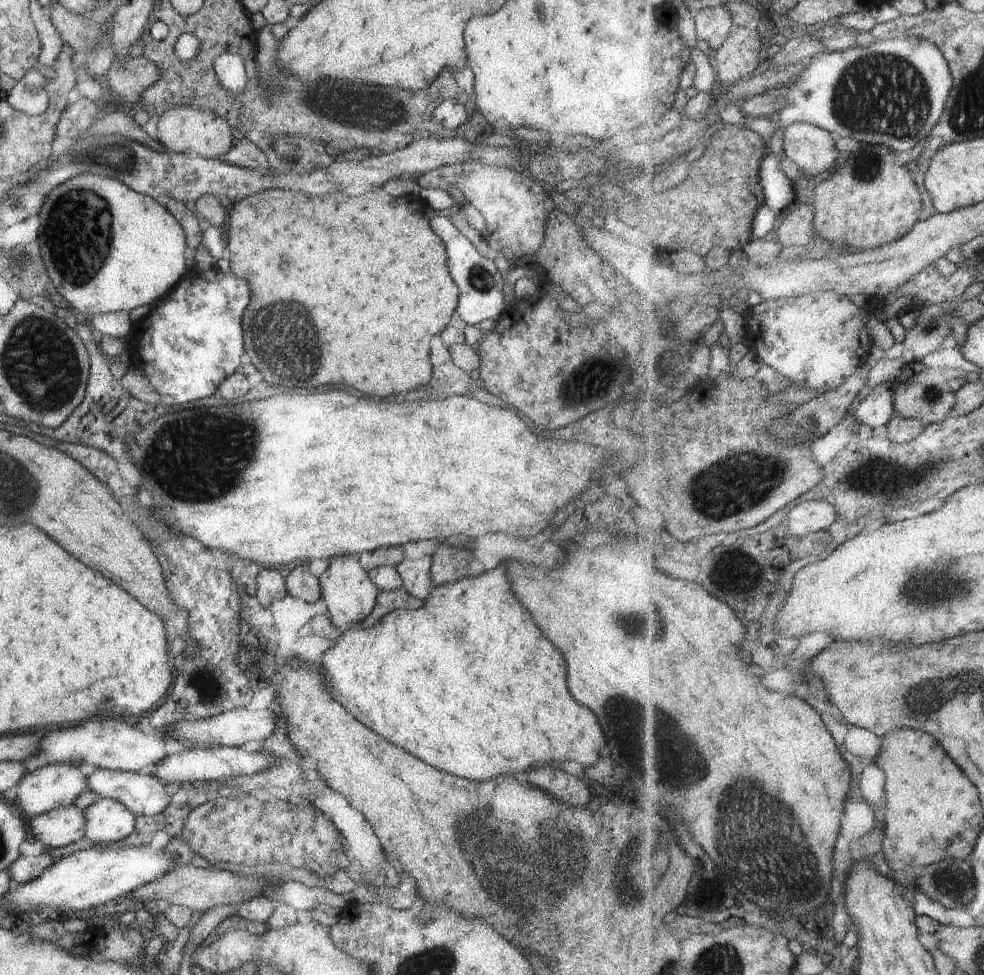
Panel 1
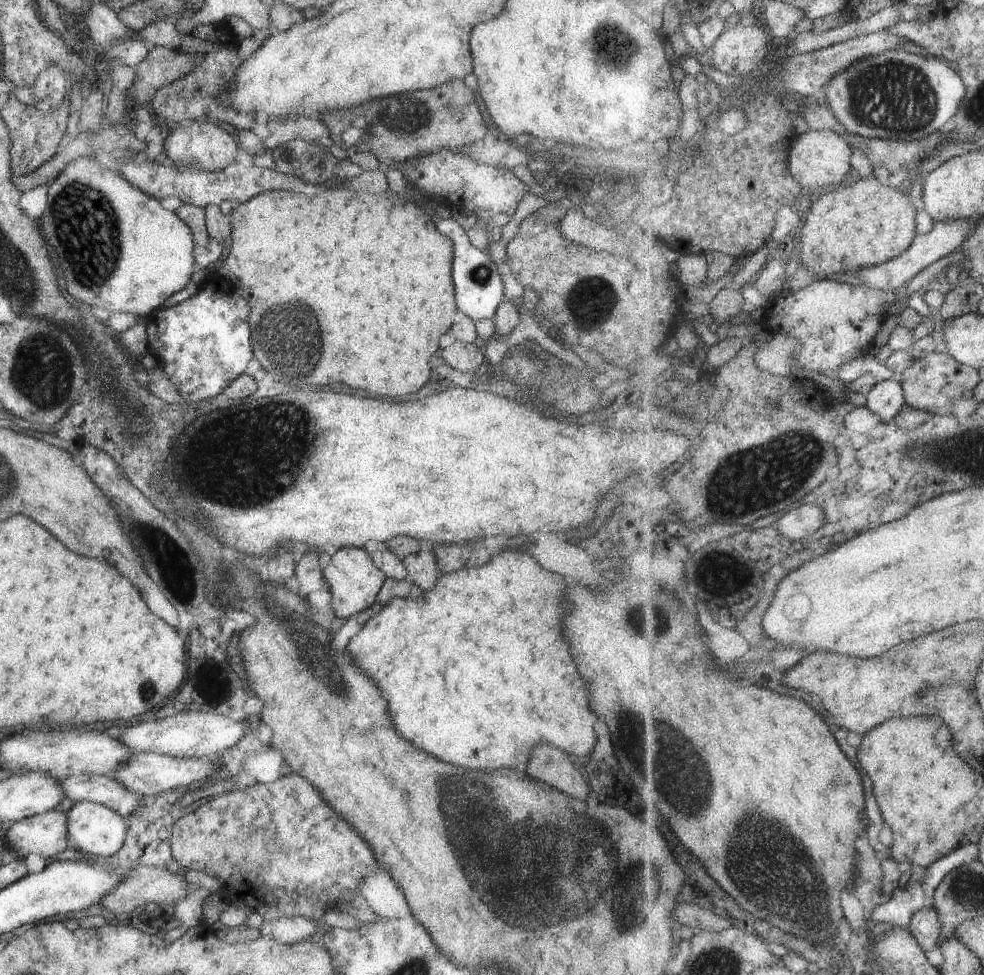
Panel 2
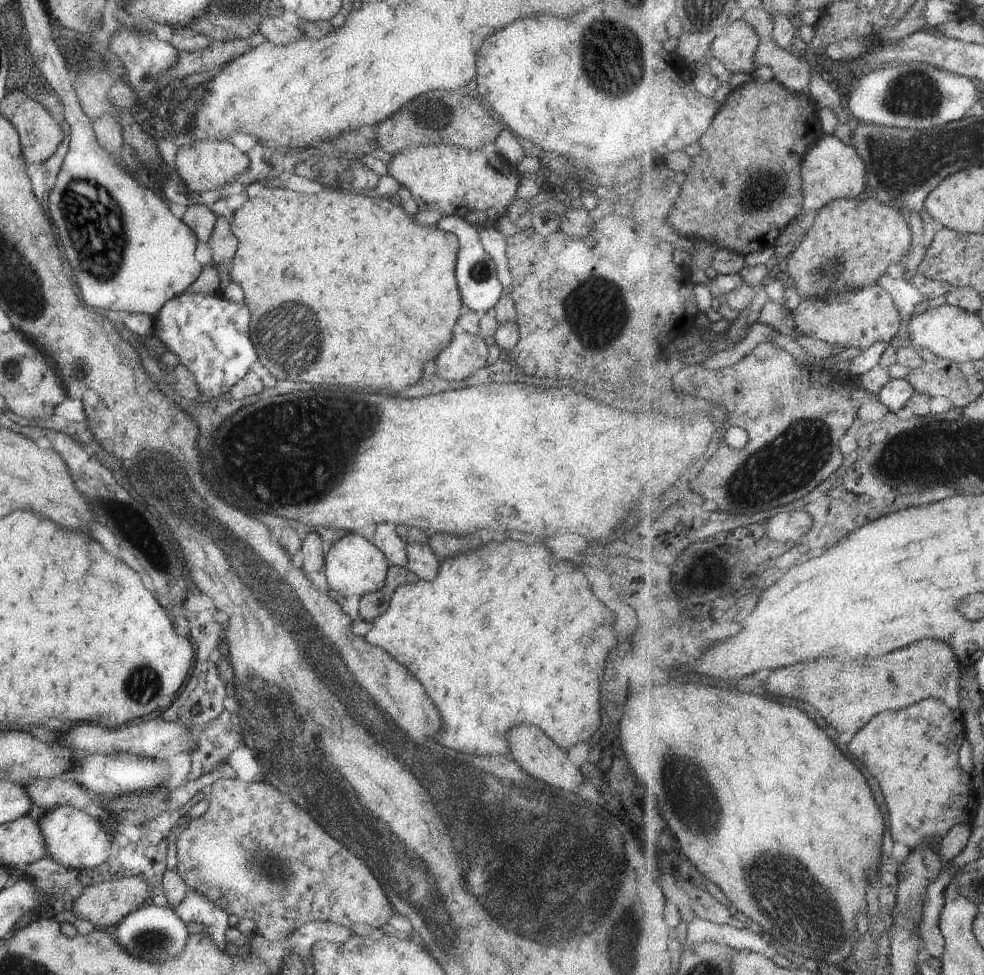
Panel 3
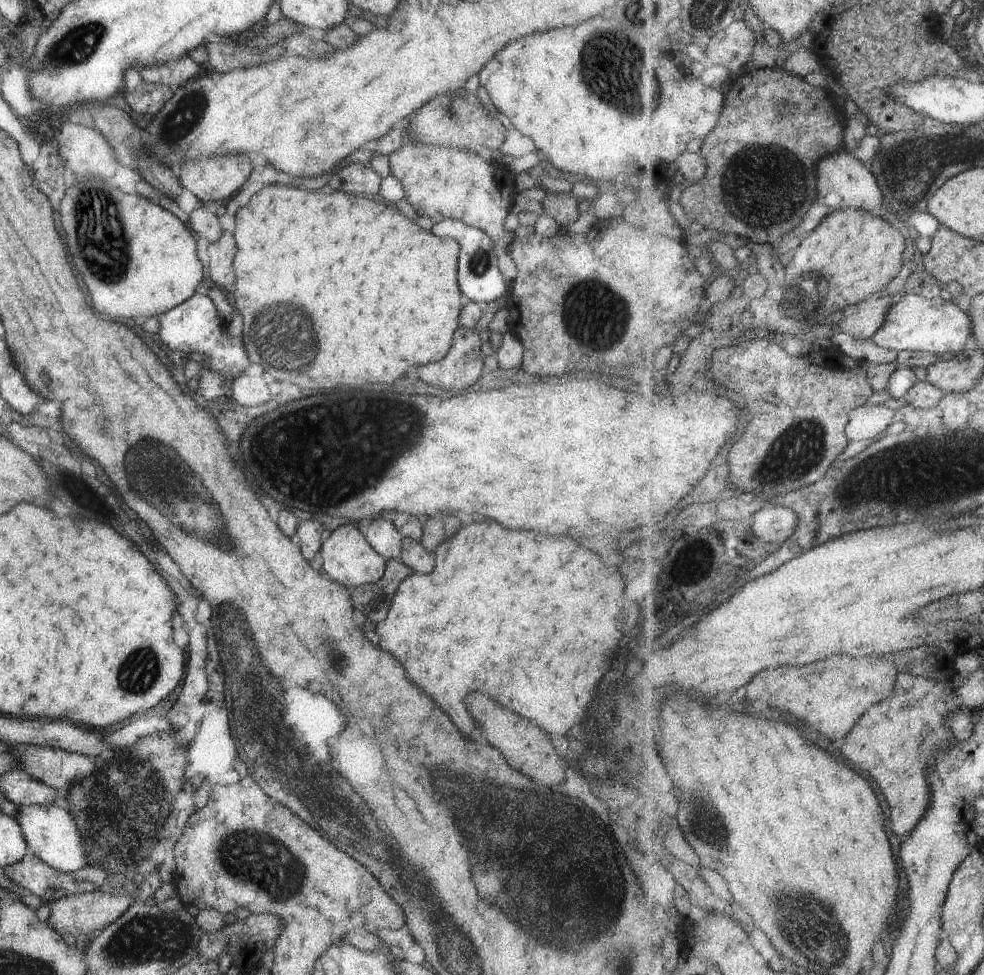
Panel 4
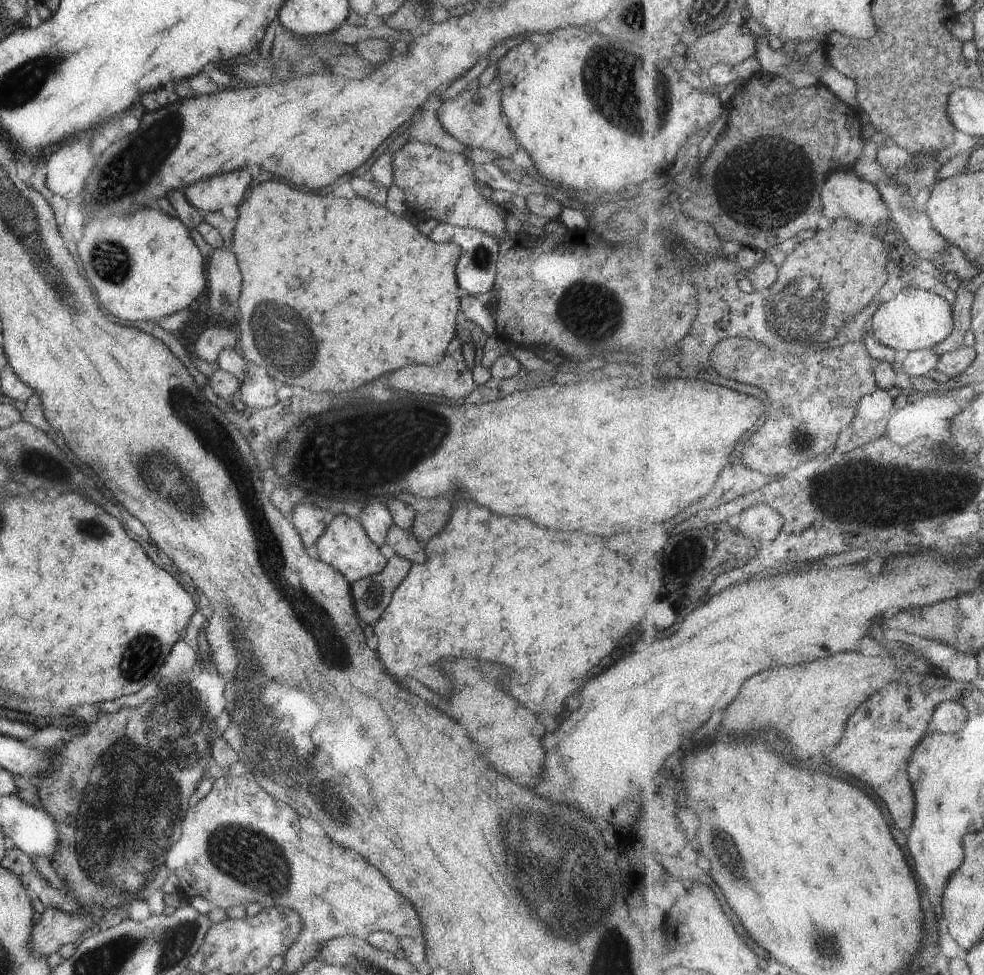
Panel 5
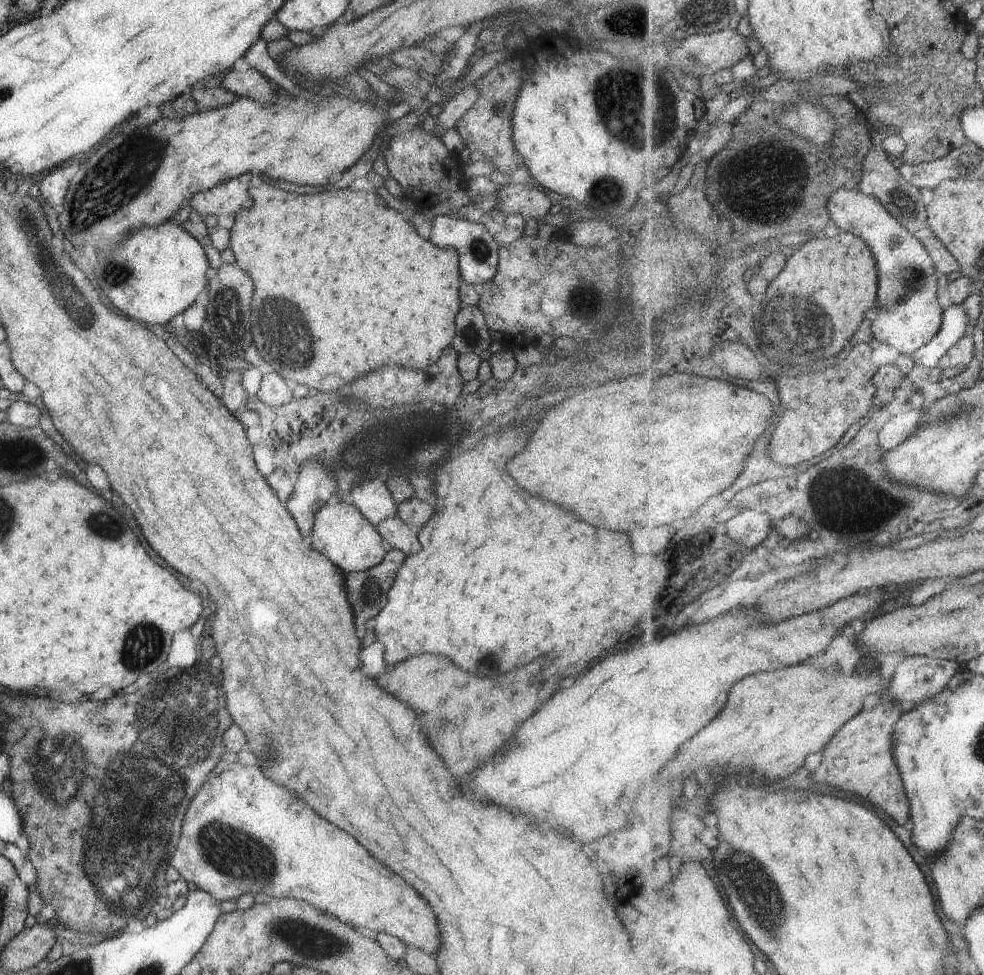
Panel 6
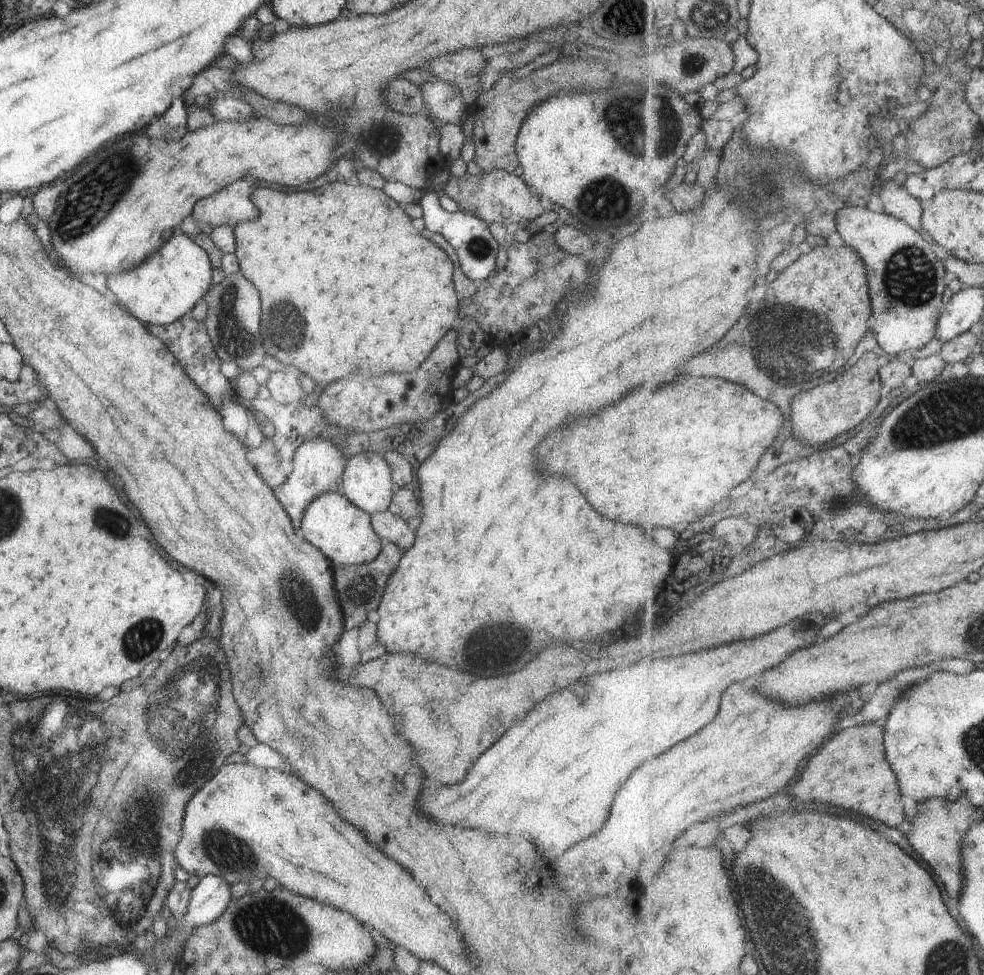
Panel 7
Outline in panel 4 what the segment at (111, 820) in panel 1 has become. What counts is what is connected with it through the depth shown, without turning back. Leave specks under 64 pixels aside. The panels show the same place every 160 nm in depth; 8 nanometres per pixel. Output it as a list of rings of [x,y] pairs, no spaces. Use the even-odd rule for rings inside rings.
[[[50,803],[25,805],[17,807],[11,818],[15,819],[15,822],[19,825],[28,853],[39,858],[41,862],[64,873],[73,873],[85,866],[85,850],[69,811]]]

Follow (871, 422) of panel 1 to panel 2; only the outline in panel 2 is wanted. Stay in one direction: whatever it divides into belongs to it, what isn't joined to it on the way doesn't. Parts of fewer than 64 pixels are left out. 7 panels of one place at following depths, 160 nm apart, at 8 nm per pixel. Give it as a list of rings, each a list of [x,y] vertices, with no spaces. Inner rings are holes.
[[[899,378],[880,381],[865,398],[865,406],[879,415],[885,423],[893,422],[907,404],[906,393]]]

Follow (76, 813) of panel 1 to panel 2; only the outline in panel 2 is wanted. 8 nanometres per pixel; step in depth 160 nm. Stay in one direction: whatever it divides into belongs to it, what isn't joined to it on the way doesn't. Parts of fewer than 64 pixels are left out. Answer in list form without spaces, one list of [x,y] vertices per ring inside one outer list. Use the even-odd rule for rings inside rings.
[[[51,809],[8,824],[3,831],[7,848],[14,850],[19,858],[25,858],[28,854],[39,854],[45,859],[63,852],[68,847],[66,816],[64,814]]]

